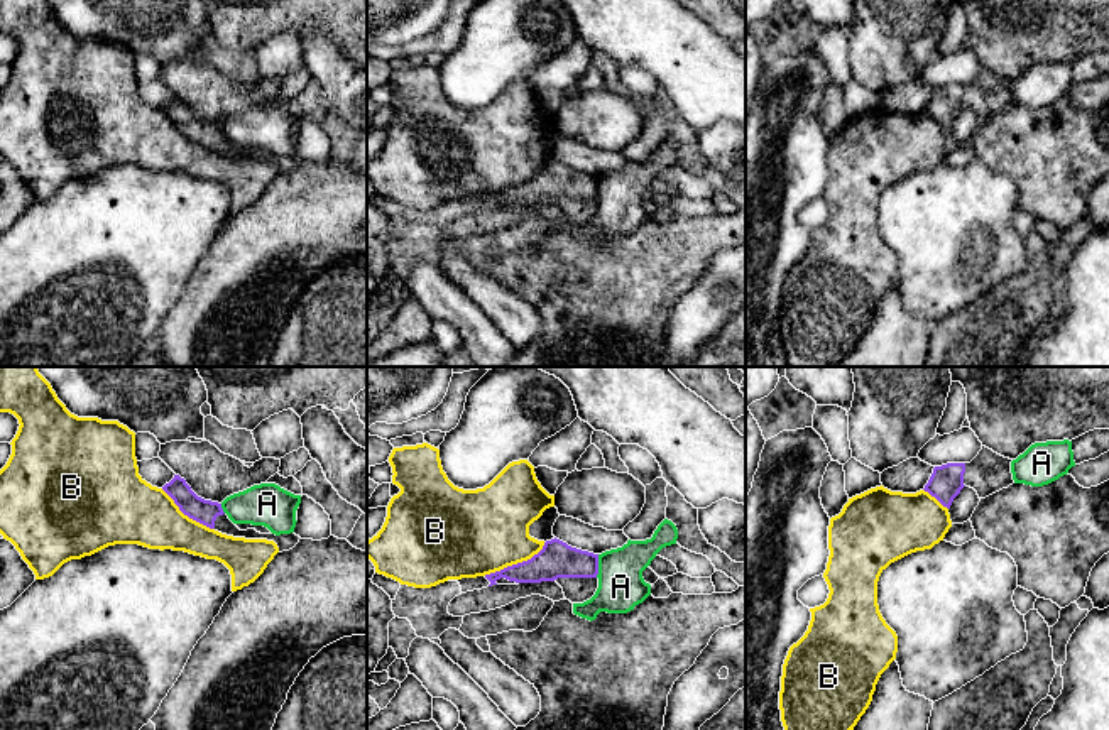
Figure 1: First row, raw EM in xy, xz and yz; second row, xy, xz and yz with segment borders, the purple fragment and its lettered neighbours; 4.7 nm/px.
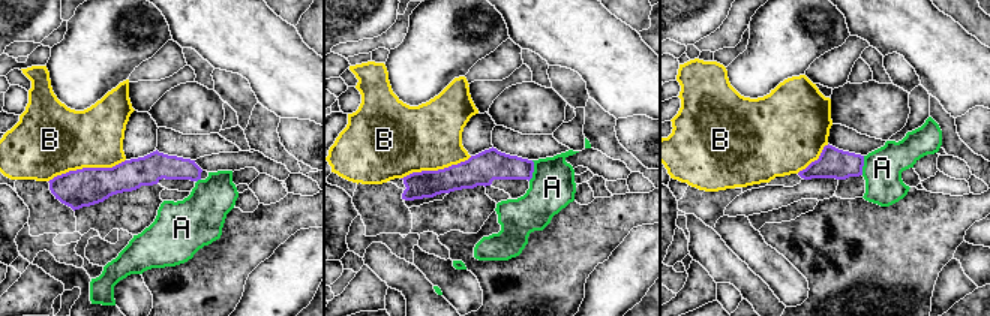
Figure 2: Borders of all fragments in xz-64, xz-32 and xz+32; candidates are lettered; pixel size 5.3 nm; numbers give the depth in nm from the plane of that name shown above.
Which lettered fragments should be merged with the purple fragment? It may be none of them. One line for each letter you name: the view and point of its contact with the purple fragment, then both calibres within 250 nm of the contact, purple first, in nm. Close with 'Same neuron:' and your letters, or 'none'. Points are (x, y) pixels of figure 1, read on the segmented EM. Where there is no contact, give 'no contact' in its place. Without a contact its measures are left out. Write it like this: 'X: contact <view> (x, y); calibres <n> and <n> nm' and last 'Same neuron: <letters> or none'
Same neuron: none

